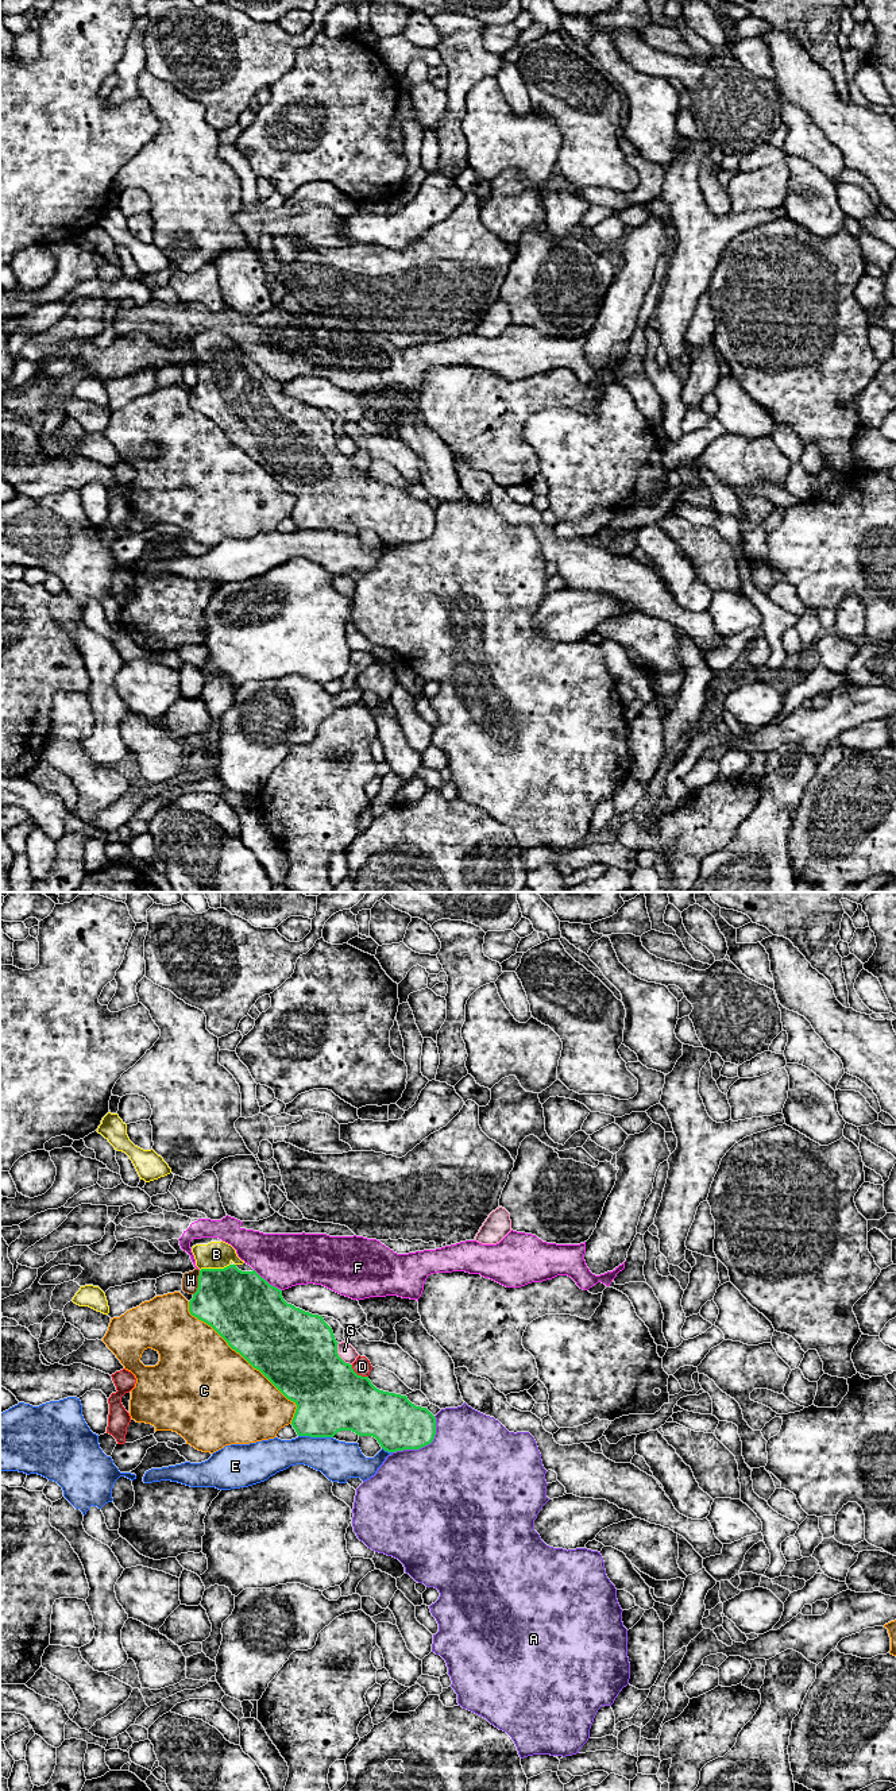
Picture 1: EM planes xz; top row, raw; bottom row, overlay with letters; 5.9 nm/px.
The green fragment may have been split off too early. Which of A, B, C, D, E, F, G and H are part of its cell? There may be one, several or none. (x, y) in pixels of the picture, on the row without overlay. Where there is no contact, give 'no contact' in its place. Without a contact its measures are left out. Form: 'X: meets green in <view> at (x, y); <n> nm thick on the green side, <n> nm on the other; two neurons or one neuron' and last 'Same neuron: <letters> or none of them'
A: meets green in xz at (424, 539); 300 nm thick on the green side, 500 nm on the other; two neurons
B: meets green in xz at (215, 362); 400 nm thick on the green side, 160 nm on the other; one neuron
C: meets green in xz at (246, 452); 440 nm thick on the green side, 500 nm on the other; two neurons
D: meets green in xz at (356, 467); 420 nm thick on the green side, 110 nm on the other; two neurons
E: meets green in xz at (316, 529); 420 nm thick on the green side, 240 nm on the other; two neurons
F: meets green in xz at (266, 374); 420 nm thick on the green side, 320 nm on the other; two neurons
G: meets green in xz at (338, 448); 480 nm thick on the green side, 100 nm on the other; two neurons
H: meets green in xz at (199, 375); 400 nm thick on the green side, 100 nm on the other; two neurons
Same neuron: B

